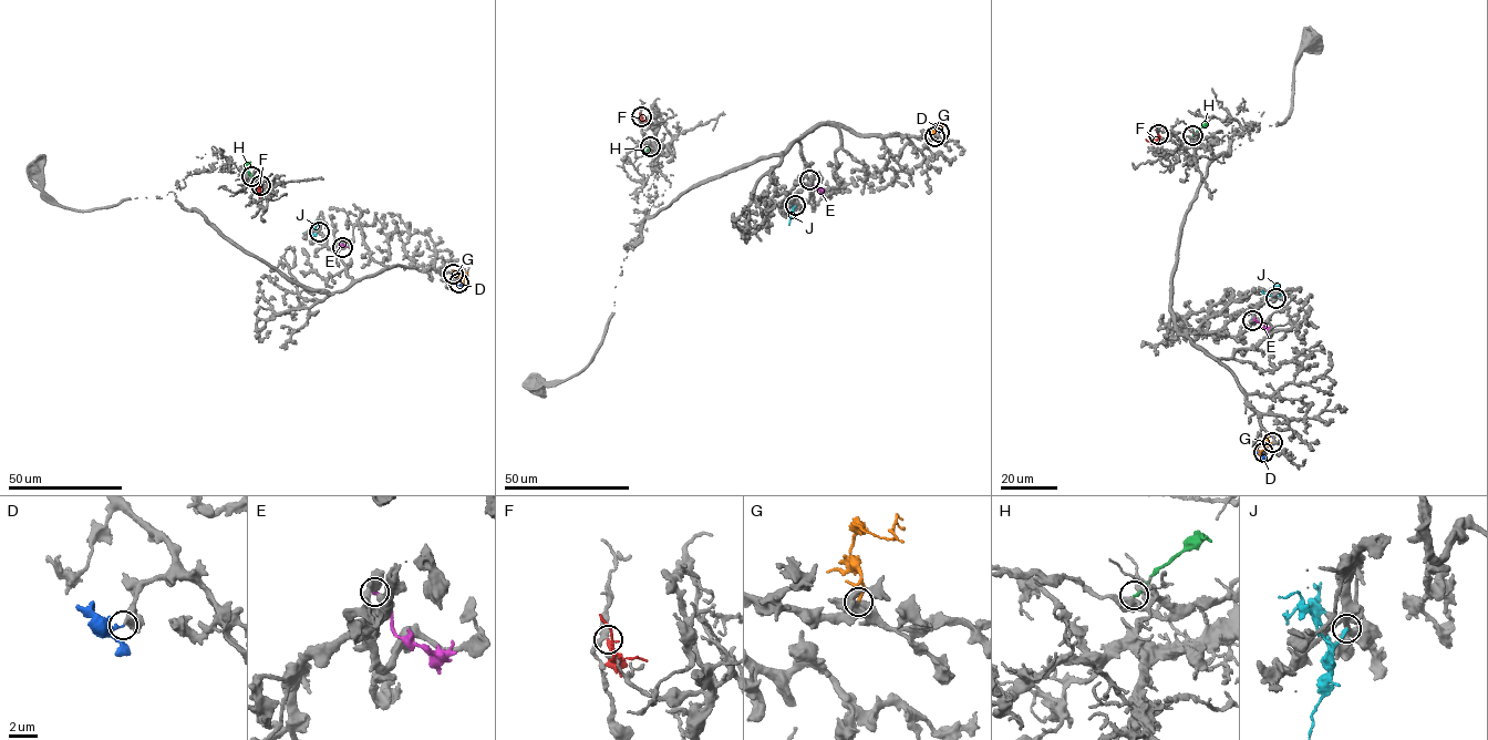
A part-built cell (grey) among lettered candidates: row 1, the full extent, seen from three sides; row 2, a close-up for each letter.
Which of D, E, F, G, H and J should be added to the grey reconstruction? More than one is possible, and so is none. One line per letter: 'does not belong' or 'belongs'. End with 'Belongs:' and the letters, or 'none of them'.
D: belongs
E: does not belong
F: does not belong
G: does not belong
H: does not belong
J: does not belong
Belongs: D

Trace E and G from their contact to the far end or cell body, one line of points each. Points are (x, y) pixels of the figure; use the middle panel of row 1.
E: (809, 180), (820, 193)
G: (934, 136), (933, 125), (942, 123)

